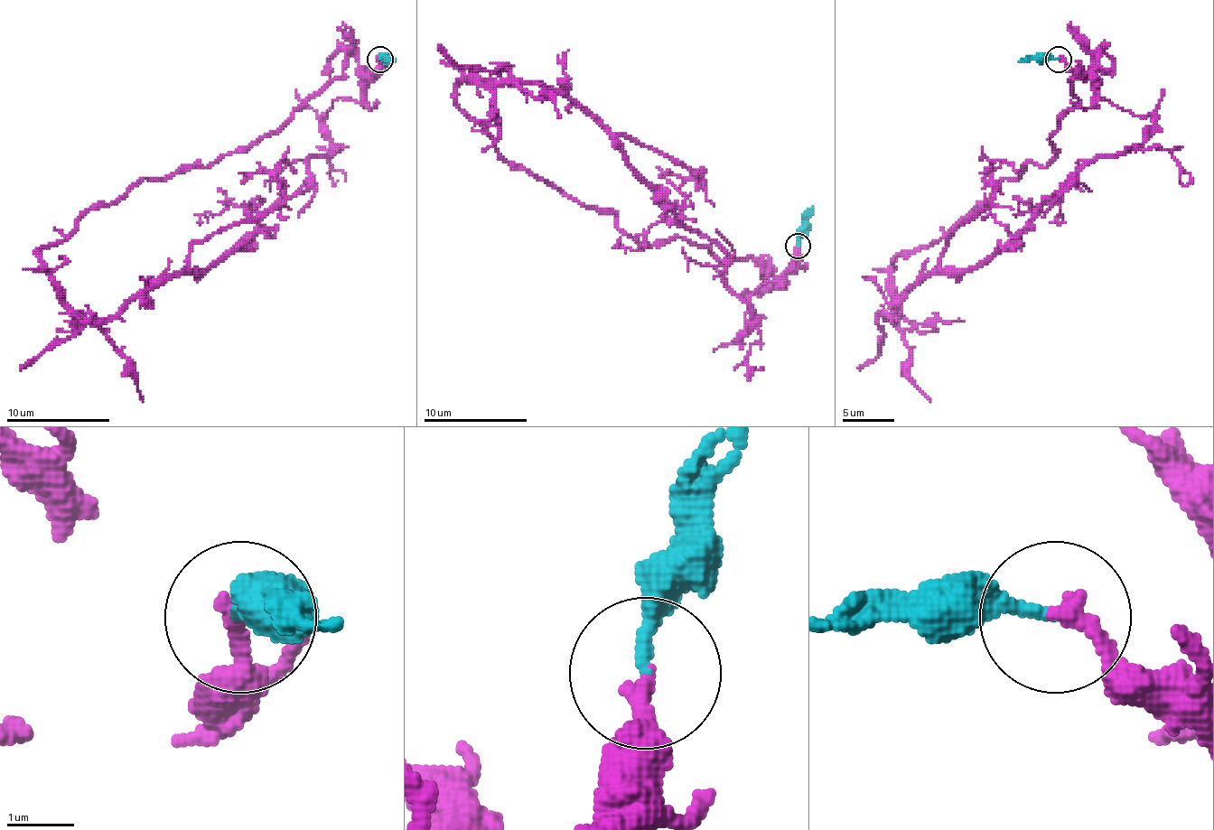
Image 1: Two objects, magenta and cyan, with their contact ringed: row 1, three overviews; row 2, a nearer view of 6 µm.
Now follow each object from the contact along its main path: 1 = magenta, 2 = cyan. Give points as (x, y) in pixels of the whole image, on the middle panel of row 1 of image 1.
1: (797, 245), (740, 341), (750, 307), (727, 256), (589, 115), (438, 45)
2: (797, 245), (797, 232), (812, 206)

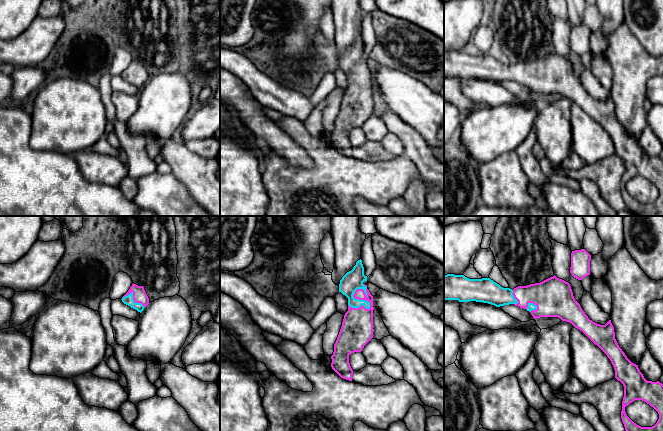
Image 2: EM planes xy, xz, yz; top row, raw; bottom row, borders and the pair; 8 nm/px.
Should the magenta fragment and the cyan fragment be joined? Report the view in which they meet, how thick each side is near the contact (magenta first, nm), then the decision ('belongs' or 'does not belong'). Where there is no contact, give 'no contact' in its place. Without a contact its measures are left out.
meets magenta in xz; 260 nm thick on the magenta side, 160 nm on the other; belongs

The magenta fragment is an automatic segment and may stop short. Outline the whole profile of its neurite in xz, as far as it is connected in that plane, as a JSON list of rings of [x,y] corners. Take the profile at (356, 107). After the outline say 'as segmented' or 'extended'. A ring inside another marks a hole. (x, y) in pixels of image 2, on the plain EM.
[[[358,36],[353,45],[347,48],[339,60],[339,68],[348,74],[348,87],[344,91],[342,102],[334,120],[334,128],[331,132],[332,145],[343,155],[352,157],[353,146],[349,139],[349,131],[361,128],[364,122],[373,114],[373,72],[363,58],[367,57],[364,51],[362,36]]] | extended

